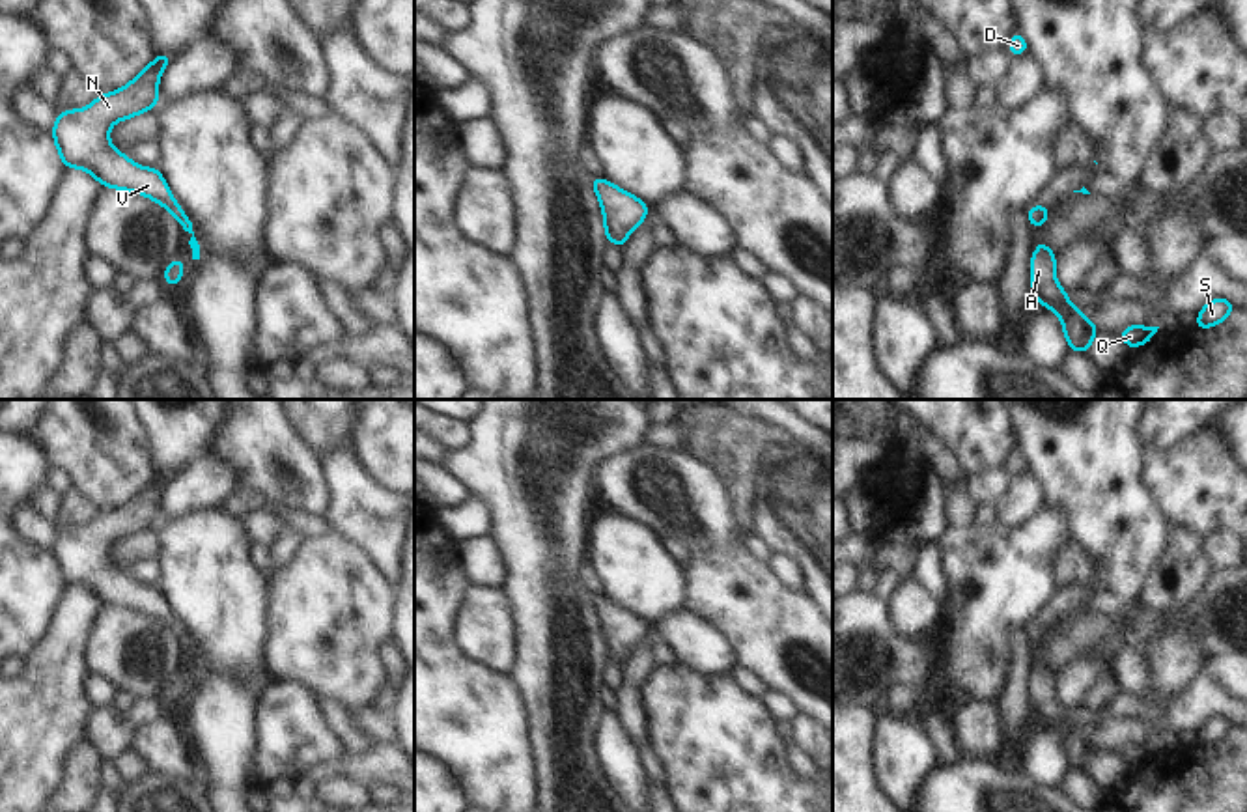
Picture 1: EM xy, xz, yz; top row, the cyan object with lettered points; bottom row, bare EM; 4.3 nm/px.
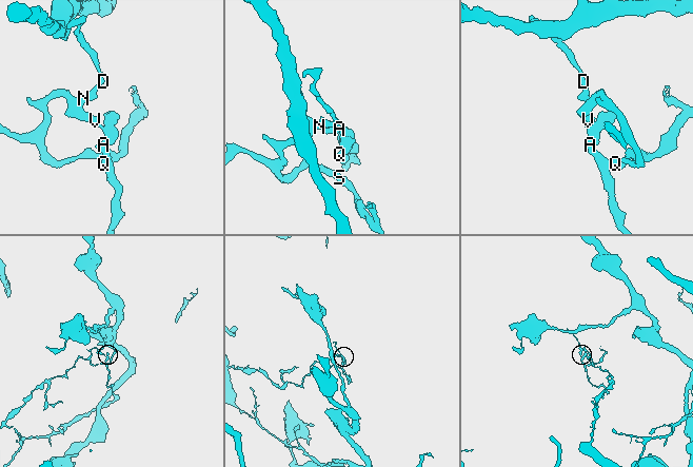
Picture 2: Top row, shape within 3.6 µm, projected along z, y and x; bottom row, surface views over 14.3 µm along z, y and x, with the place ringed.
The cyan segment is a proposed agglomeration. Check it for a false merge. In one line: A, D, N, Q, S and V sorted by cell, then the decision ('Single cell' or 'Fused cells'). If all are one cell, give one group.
Groups: A D N Q S V. Single cell

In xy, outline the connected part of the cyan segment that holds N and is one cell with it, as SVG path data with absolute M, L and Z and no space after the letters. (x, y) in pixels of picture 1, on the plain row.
M159 472L121 508L97 513L95 521L86 526L58 530L52 554L65 586L84 586L103 605L144 612L168 627L179 644L192 653L189 659L192 666L190 679L200 683L203 674L192 640L170 612L161 590L138 584L125 571L118 571L108 558L108 547L116 539L157 525L157 502L170 478L172 472Z

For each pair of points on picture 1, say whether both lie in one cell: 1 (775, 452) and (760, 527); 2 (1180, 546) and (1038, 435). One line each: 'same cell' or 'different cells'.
1: same cell
2: different cells

